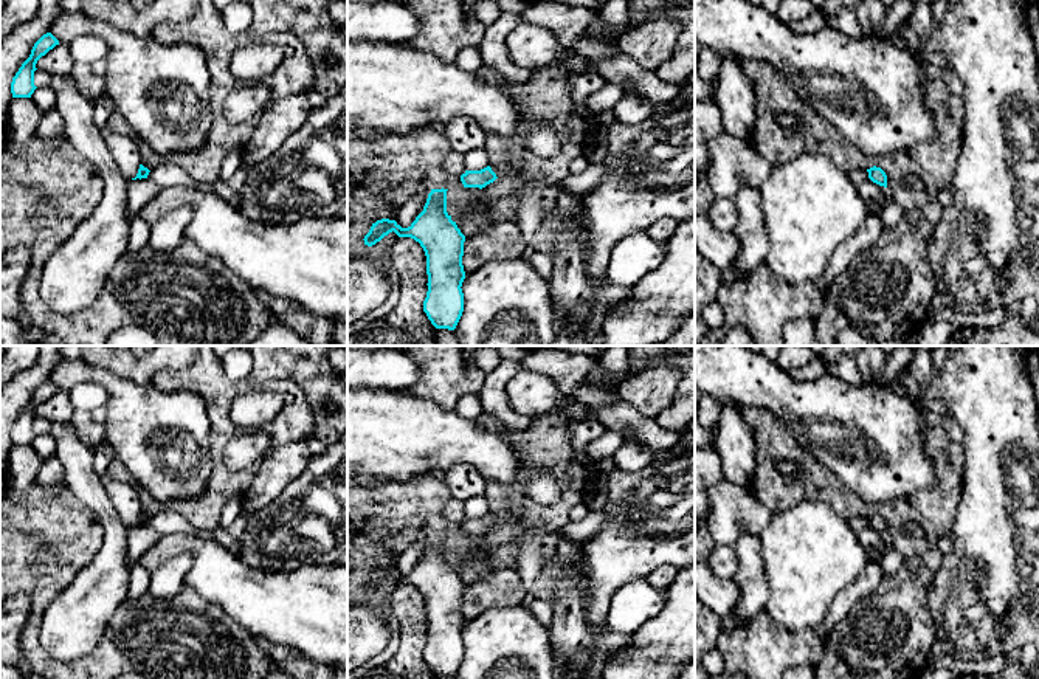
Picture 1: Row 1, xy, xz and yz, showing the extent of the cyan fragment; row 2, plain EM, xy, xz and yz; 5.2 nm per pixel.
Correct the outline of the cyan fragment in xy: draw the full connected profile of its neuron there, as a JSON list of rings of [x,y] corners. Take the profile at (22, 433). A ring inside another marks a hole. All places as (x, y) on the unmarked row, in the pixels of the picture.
[[[43,381],[33,394],[29,405],[22,411],[11,429],[12,445],[31,445],[34,437],[34,419],[37,408],[50,397],[59,392],[59,388],[51,381]]]

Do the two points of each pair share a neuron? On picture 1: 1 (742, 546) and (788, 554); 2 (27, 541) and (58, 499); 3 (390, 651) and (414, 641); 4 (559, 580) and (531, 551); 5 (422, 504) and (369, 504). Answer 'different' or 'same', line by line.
1: different
2: same
3: different
4: same
5: same

